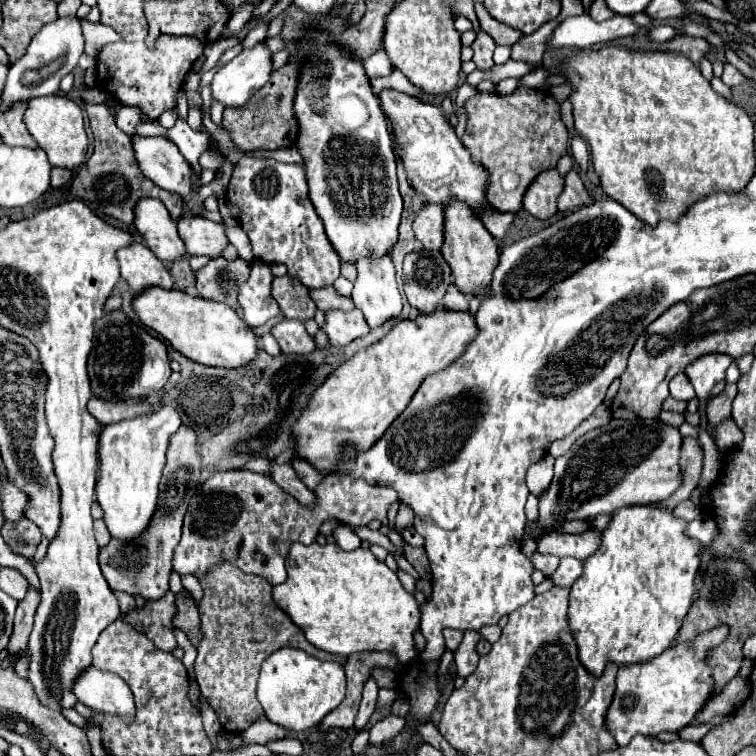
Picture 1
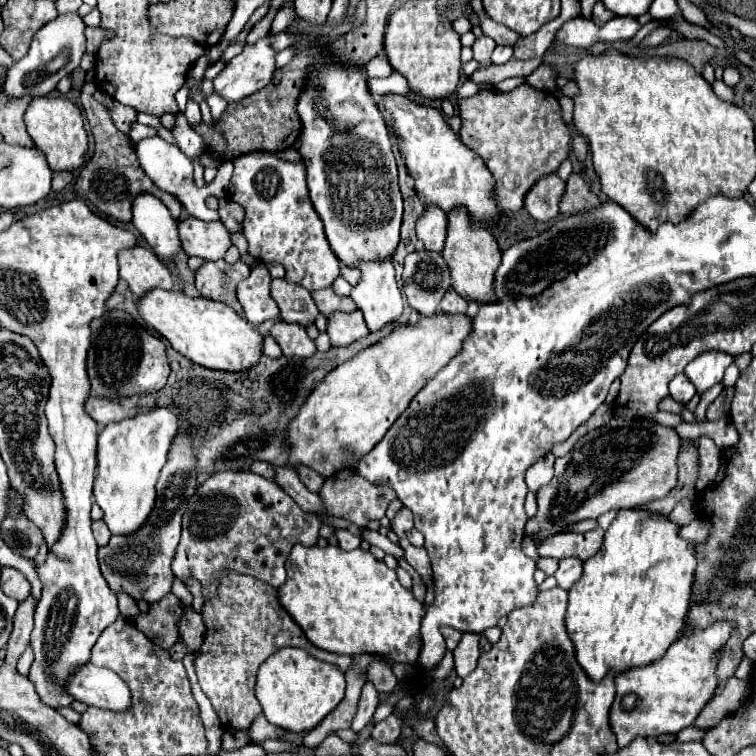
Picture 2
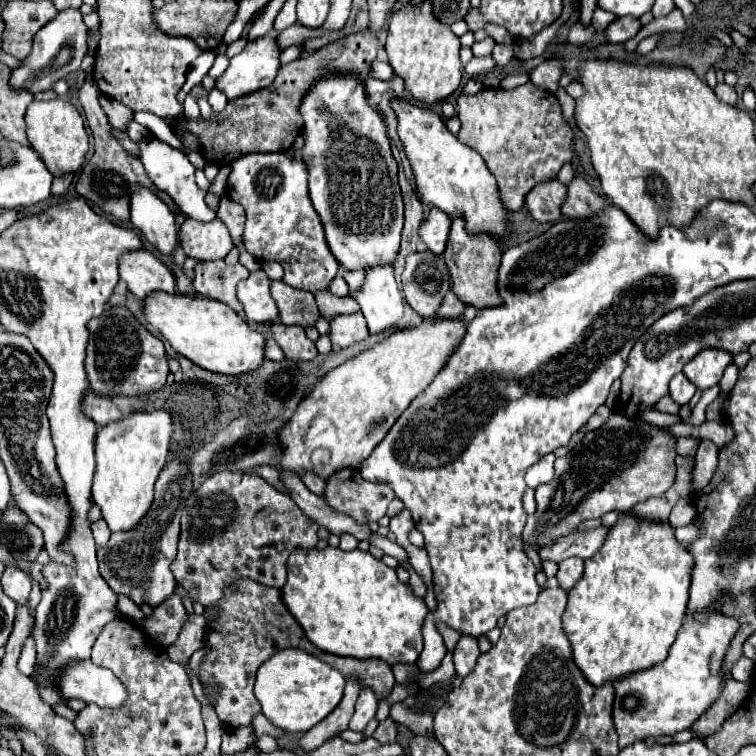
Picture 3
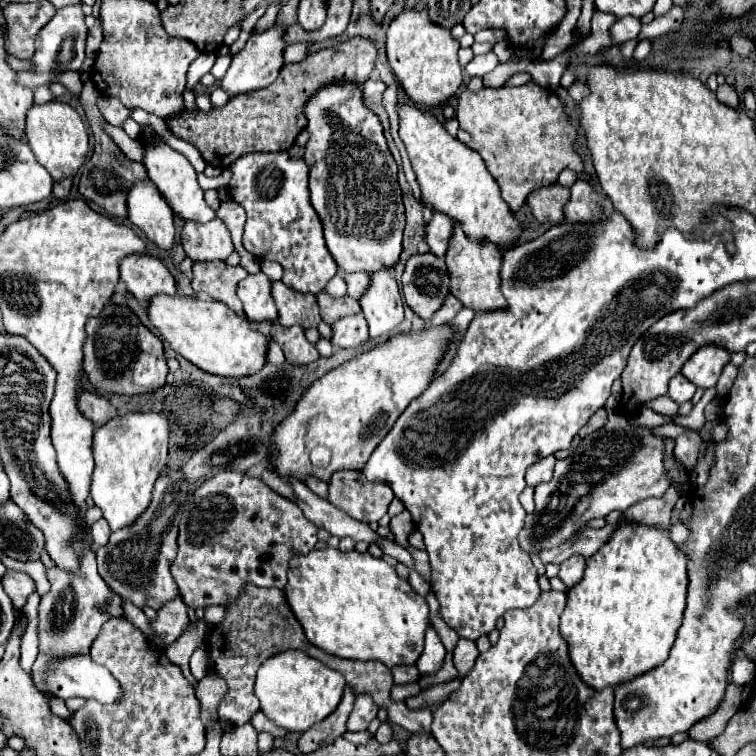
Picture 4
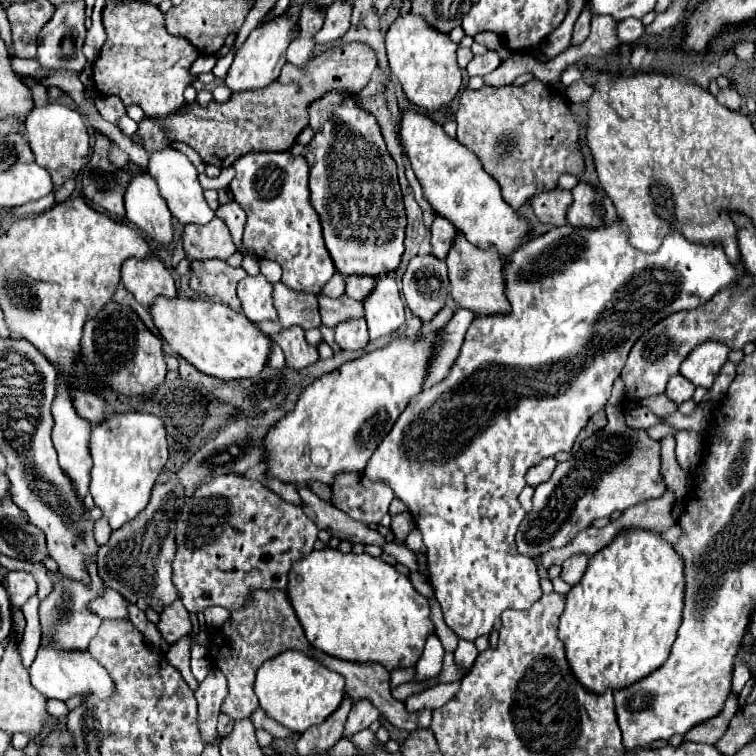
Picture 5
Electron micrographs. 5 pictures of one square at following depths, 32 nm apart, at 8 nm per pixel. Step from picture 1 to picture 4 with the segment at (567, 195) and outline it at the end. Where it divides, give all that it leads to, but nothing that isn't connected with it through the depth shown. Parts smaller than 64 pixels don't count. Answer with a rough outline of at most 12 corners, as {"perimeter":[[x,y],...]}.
{"perimeter":[[584,180],[570,188],[566,222],[596,224],[614,212],[606,194]]}

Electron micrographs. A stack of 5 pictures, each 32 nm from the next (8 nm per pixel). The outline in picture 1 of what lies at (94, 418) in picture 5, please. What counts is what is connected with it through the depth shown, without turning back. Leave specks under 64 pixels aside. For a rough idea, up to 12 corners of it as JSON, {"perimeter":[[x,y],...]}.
{"perimeter":[[102,398],[88,400],[88,412],[100,426],[152,412],[138,402],[126,406]]}

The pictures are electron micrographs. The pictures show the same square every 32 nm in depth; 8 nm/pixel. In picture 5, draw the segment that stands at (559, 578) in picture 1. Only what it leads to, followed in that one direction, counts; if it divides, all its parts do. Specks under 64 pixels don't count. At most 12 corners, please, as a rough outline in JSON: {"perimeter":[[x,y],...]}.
{"perimeter":[[572,554],[562,564],[562,580],[568,584],[584,576],[590,556]]}

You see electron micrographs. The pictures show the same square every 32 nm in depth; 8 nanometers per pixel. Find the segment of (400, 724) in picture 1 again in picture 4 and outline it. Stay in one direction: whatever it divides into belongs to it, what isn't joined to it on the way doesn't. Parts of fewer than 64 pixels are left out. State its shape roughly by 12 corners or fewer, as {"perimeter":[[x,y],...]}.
{"perimeter":[[388,721],[381,723],[374,734],[380,744],[393,740],[393,731]]}

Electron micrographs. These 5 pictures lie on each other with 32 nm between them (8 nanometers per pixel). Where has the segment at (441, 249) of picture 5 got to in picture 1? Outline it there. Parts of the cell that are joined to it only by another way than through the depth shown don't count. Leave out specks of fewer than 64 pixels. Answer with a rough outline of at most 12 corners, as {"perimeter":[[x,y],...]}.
{"perimeter":[[426,204],[414,234],[428,250],[444,242],[444,208]]}

